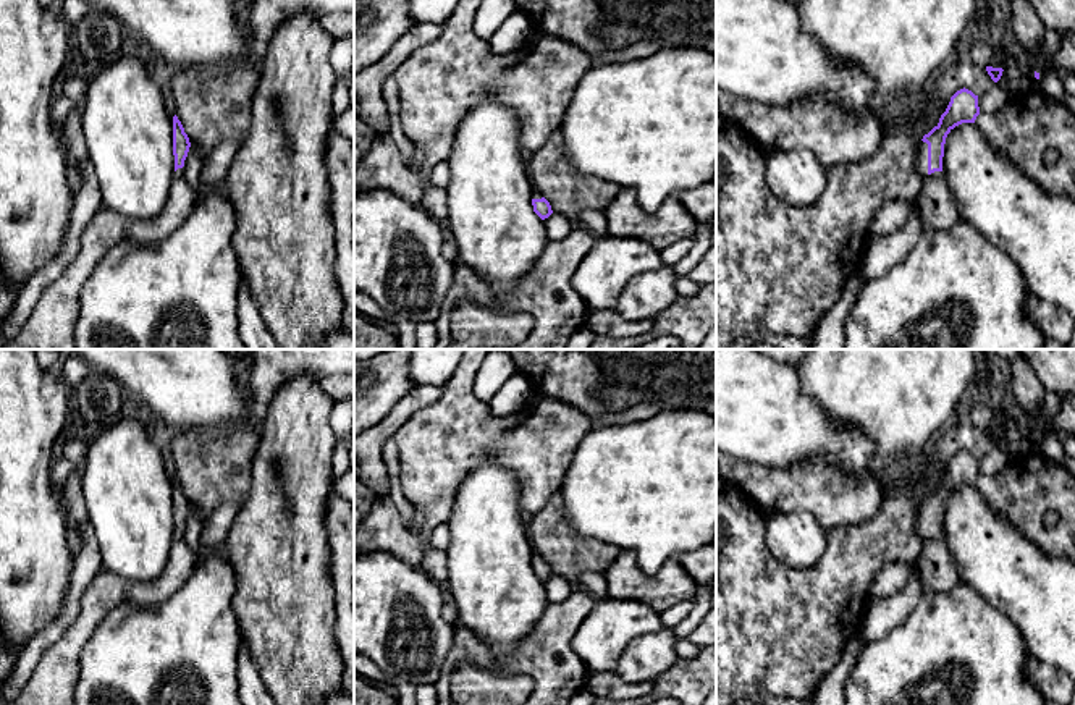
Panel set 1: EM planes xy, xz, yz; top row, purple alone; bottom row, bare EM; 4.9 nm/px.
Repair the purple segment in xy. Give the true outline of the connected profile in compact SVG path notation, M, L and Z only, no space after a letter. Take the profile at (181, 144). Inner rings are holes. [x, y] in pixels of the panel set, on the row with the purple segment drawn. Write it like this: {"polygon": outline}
{"polygon": "M173 116L173 155L175 155L175 171L184 167L191 142L178 116Z"}

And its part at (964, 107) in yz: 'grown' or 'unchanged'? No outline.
grown

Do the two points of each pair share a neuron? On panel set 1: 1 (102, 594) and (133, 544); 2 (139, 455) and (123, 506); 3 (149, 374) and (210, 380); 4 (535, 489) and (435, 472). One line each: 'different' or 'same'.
1: different
2: same
3: same
4: same

